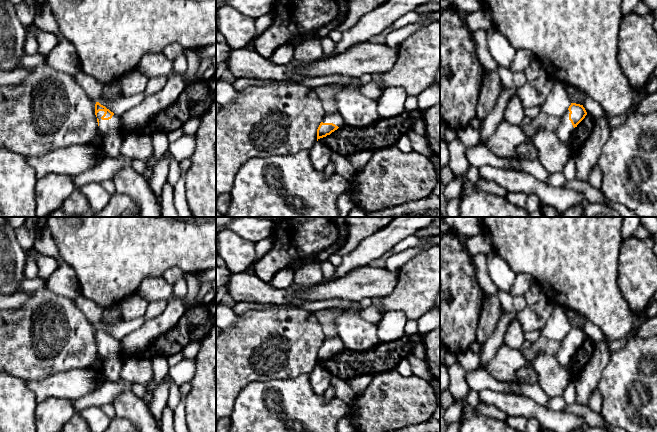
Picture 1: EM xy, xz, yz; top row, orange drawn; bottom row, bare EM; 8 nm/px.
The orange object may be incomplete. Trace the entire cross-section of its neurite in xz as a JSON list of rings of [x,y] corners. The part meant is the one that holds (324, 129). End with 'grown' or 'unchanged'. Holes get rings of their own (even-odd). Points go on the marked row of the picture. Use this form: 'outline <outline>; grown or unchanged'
outline [[[339,112],[326,114],[317,129],[317,141],[309,149],[309,157],[312,166],[318,171],[324,171],[331,159],[332,151],[319,141],[320,138],[330,135],[339,127],[345,125],[343,117]]]; grown

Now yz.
outline [[[571,103],[567,112],[561,117],[558,129],[555,131],[558,139],[570,151],[575,162],[576,179],[587,181],[591,170],[598,165],[601,150],[611,133],[610,120],[612,116],[606,113],[595,118],[592,134],[584,144],[575,147],[572,139],[574,128],[585,118],[587,112],[583,105]]]; grown

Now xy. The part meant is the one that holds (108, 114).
outline [[[99,102],[95,104],[95,115],[98,122],[98,134],[101,136],[106,157],[116,158],[120,156],[123,139],[120,117]]]; grown

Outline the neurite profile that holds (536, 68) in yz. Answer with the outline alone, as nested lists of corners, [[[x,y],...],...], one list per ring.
[[[534,57],[524,72],[528,81],[534,81],[545,73],[545,68],[539,59]]]

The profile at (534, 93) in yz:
[[[546,73],[534,81],[528,81],[522,87],[517,88],[516,95],[521,100],[524,108],[541,106],[545,103],[550,91],[552,90],[554,80]]]

